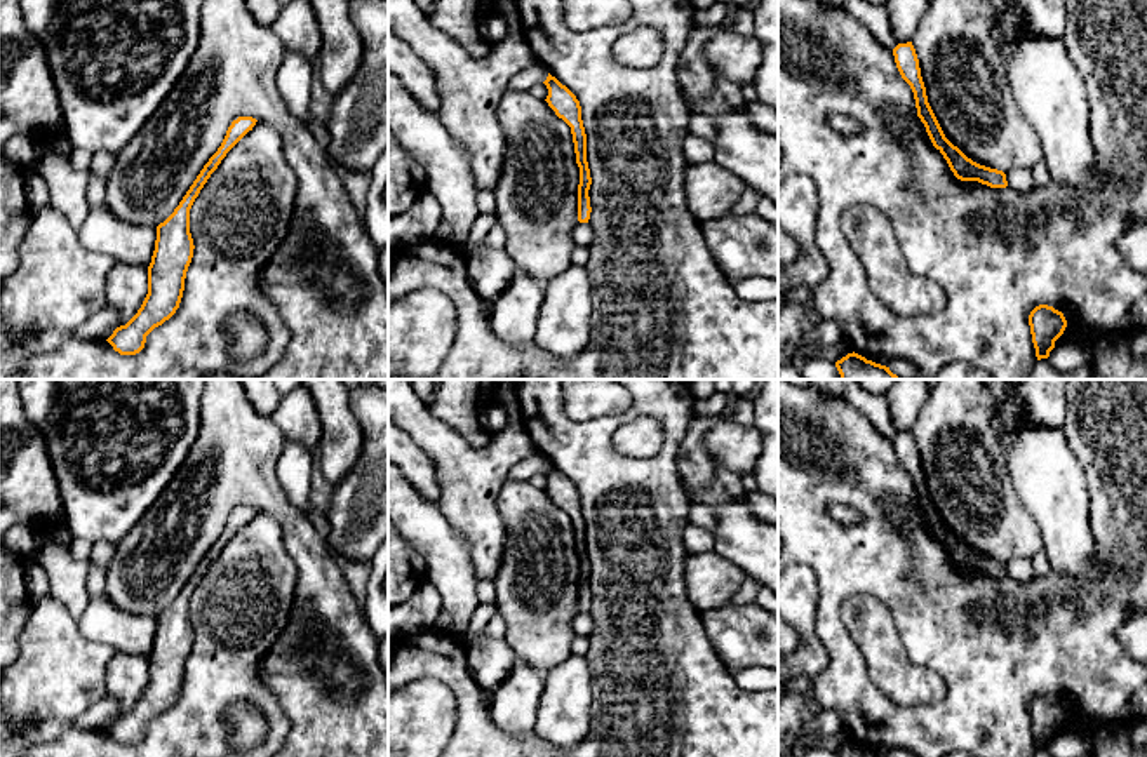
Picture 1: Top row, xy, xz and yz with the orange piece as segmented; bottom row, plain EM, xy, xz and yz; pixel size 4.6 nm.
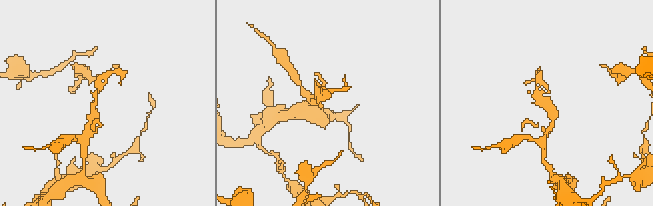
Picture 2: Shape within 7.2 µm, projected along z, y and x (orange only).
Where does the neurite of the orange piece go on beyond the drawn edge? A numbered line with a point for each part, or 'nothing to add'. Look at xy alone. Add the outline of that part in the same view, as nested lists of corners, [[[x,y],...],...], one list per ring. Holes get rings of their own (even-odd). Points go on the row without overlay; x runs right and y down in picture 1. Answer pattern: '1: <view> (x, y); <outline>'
nothing to add

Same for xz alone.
nothing to add

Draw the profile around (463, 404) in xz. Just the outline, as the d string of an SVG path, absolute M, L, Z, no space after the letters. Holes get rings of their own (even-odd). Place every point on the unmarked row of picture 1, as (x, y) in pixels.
M437 379L428 411L451 425L468 444L486 447L493 433L486 414L493 405L496 379Z

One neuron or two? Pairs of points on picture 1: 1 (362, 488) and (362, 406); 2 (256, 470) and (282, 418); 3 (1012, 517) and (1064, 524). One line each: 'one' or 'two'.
1: one
2: two
3: two

